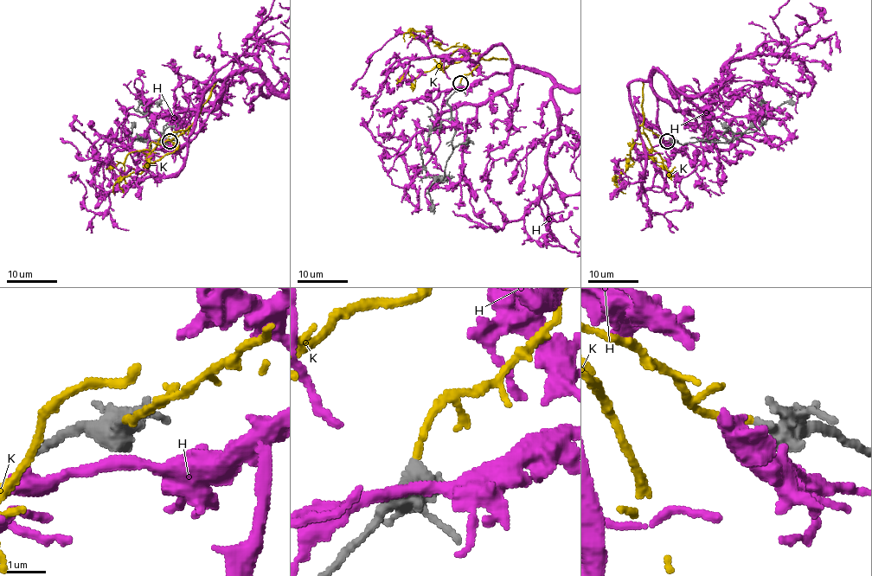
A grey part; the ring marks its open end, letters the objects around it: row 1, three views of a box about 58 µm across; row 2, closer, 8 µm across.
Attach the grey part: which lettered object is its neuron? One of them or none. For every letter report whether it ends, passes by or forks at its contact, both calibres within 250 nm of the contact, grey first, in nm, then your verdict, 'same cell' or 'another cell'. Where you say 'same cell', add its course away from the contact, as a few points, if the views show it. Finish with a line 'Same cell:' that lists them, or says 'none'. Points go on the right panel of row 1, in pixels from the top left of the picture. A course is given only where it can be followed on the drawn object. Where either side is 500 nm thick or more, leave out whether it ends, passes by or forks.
H: it passes by; calibres 400 and 300 nm; another cell
K: it ends; calibres 320 and 190 nm; same cell; course (666, 141), (637, 128), (651, 150), (632, 141), (633, 161), (616, 173), (617, 187), (625, 193)
Same cell: K

